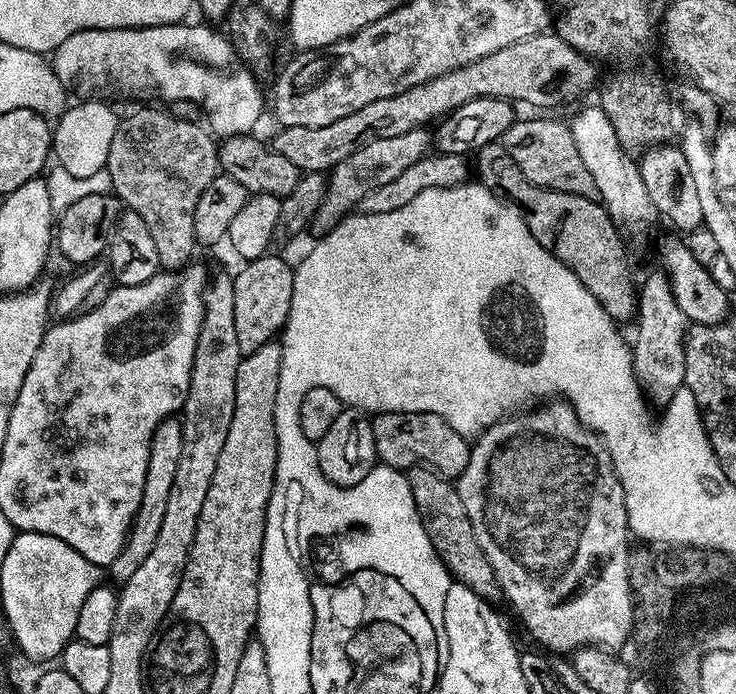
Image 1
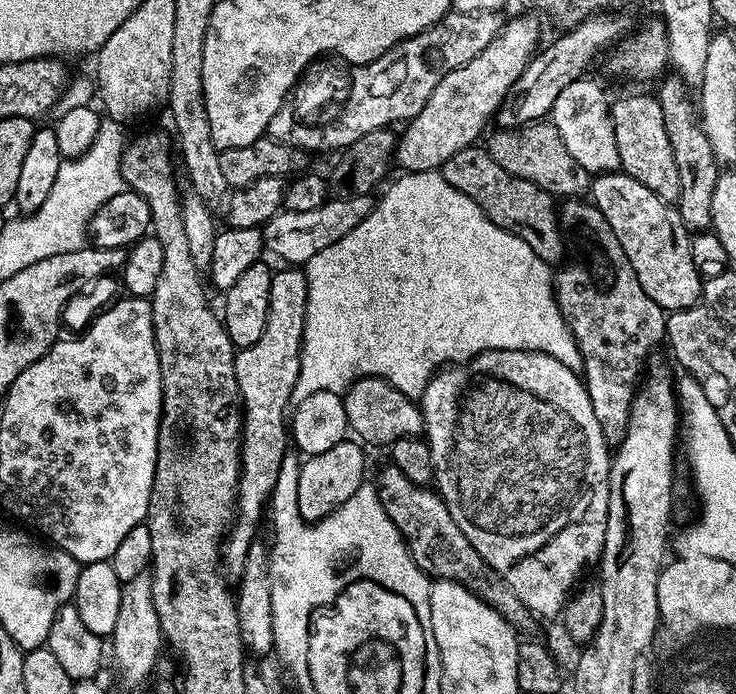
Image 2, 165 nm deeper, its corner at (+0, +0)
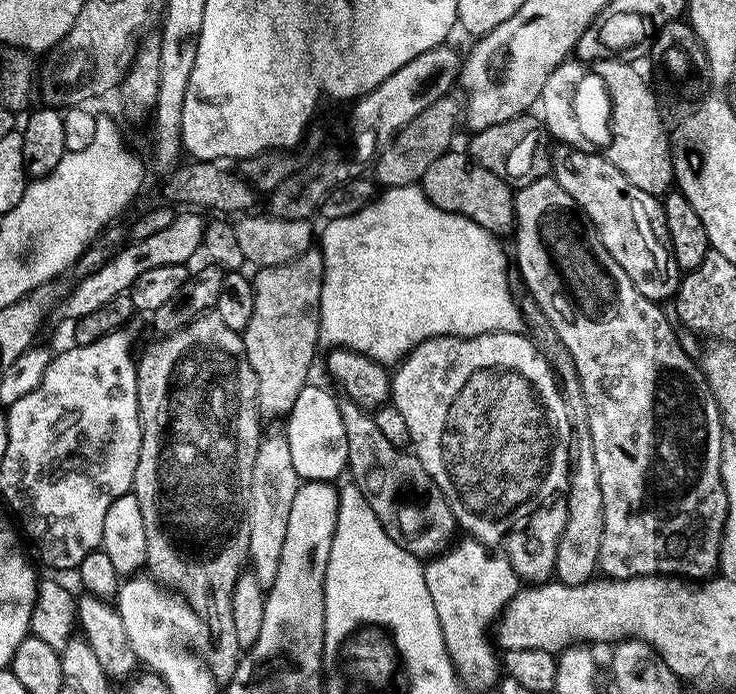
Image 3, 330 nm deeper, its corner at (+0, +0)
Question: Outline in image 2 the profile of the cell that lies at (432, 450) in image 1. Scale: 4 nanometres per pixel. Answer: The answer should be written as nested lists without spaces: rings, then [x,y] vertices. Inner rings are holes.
[[[363,376],[361,380],[356,380],[343,393],[342,399],[351,435],[365,445],[391,446],[399,439],[419,437],[424,431],[424,415],[420,413],[413,397],[402,394],[402,390],[390,386],[390,382],[377,376]]]

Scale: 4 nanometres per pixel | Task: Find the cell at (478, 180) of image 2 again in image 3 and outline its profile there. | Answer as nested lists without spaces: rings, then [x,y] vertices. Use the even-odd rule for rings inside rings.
[[[449,150],[442,154],[442,158],[437,158],[430,166],[430,170],[426,170],[426,174],[420,179],[419,185],[424,189],[426,198],[430,198],[430,202],[434,202],[438,210],[470,218],[470,222],[482,226],[488,232],[511,233],[514,228],[513,185],[498,174],[486,170],[486,166],[472,159],[467,151],[456,151]]]

